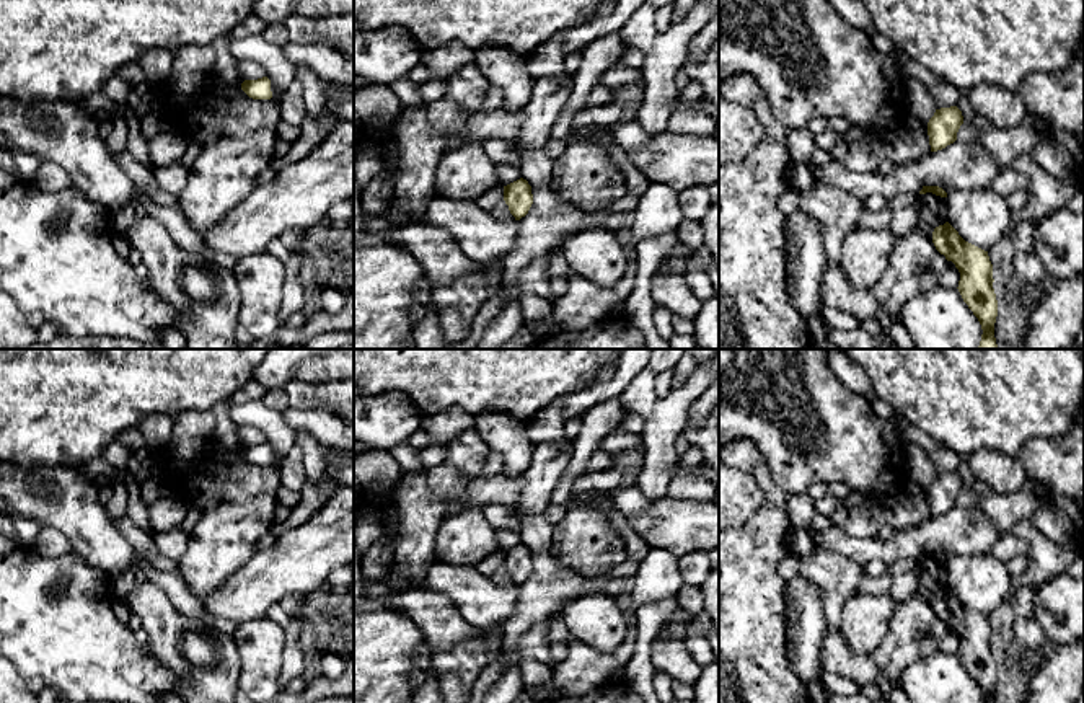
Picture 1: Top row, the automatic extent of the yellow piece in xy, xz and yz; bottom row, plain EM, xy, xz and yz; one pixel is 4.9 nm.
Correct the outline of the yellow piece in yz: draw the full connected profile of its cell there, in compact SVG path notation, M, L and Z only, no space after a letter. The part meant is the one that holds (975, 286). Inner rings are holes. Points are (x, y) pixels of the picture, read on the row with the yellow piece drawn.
M949 222L934 228L932 243L960 272L957 289L983 329L978 349L998 349L994 338L998 300L988 251L965 241Z

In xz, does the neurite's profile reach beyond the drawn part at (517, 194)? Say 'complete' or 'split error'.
complete

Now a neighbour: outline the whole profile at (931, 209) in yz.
M918 192L911 207L918 215L916 230L923 237L932 240L934 228L947 222L945 197L936 196L932 192Z

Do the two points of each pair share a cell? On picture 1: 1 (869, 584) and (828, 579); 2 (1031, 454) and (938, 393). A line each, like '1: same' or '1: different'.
1: different
2: different

